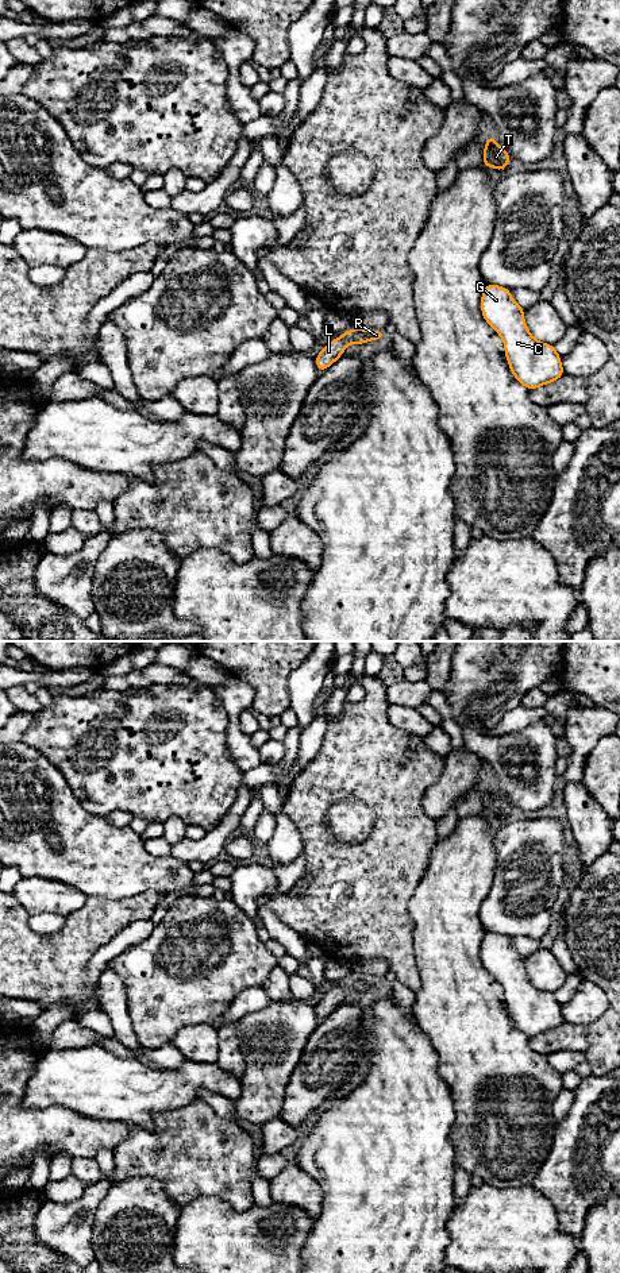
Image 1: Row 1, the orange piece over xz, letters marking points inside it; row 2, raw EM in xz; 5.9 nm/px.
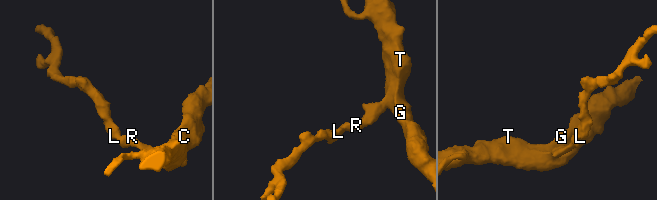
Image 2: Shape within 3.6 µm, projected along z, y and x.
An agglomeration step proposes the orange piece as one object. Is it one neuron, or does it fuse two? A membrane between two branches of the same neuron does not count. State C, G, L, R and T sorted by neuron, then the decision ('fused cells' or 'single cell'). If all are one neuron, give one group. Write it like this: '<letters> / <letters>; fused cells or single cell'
C G L R T; single cell

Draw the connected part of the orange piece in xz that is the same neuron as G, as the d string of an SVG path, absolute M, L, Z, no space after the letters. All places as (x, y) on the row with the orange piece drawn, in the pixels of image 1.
M486 283L481 297L485 321L502 337L509 369L528 390L555 382L565 375L552 344L536 340L524 321L524 309L504 286Z

